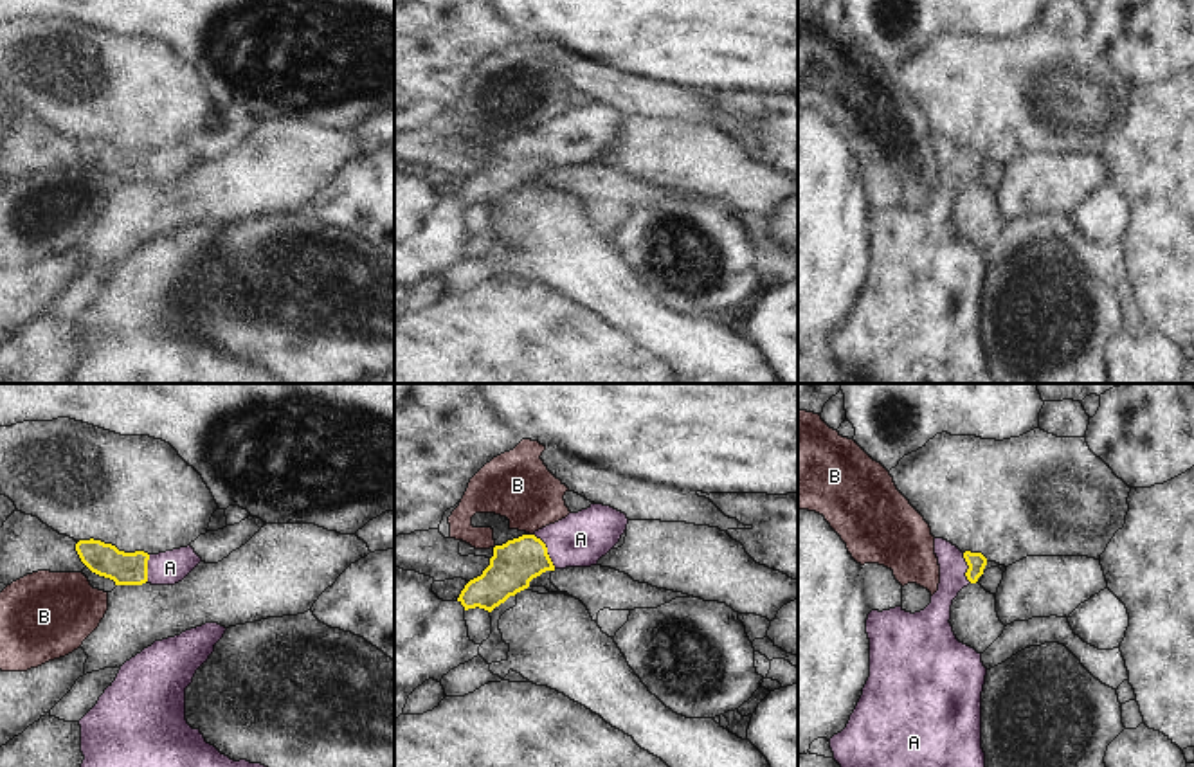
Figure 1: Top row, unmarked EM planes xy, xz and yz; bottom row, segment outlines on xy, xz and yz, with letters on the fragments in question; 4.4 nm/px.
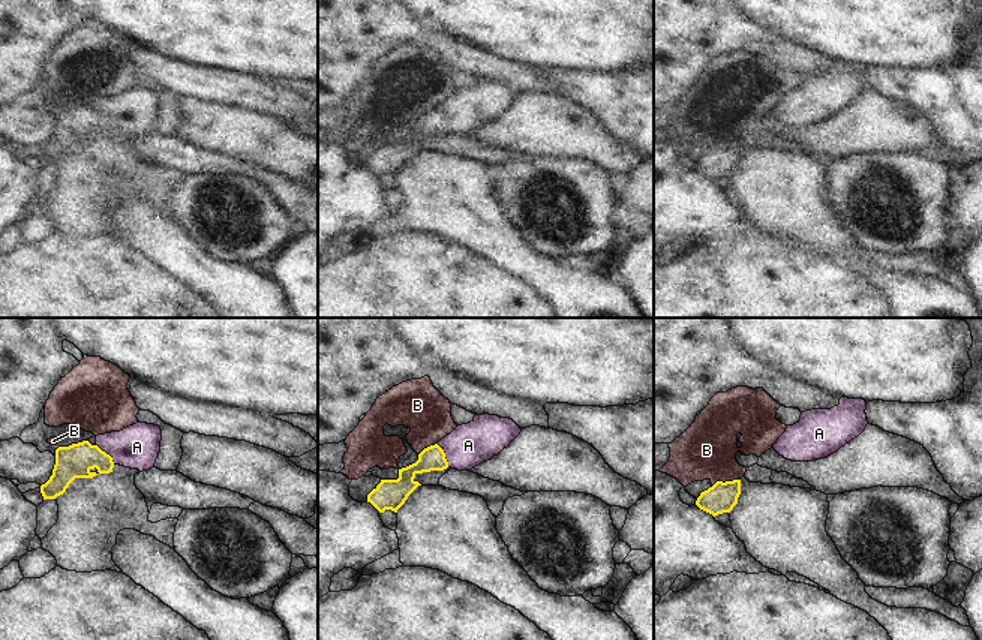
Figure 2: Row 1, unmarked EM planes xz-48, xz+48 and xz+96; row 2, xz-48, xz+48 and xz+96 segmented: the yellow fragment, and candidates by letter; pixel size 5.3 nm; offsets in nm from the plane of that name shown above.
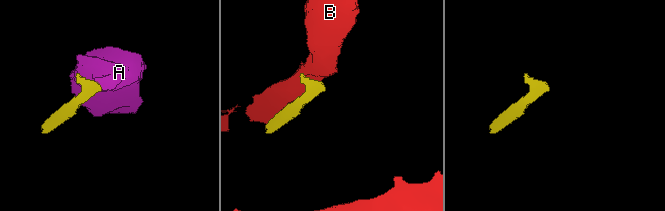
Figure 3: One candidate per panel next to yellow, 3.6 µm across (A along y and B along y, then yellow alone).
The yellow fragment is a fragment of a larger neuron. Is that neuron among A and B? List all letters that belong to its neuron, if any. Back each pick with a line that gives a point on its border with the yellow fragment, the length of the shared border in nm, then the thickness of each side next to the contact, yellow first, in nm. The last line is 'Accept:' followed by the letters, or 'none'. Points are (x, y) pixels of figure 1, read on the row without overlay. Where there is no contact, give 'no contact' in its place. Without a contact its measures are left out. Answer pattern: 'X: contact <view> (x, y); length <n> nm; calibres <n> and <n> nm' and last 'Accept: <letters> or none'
A: contact xz (546, 148); length 190 nm; calibres 200 and 240 nm
Accept: A

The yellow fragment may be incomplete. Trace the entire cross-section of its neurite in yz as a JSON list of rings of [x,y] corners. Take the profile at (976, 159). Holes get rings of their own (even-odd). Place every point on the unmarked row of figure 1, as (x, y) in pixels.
[[[935,135],[938,187],[920,209],[872,207],[866,216],[870,274],[846,324],[834,331],[834,356],[859,384],[996,384],[981,346],[981,250],[960,239],[949,220],[958,189],[976,180],[987,155]]]

